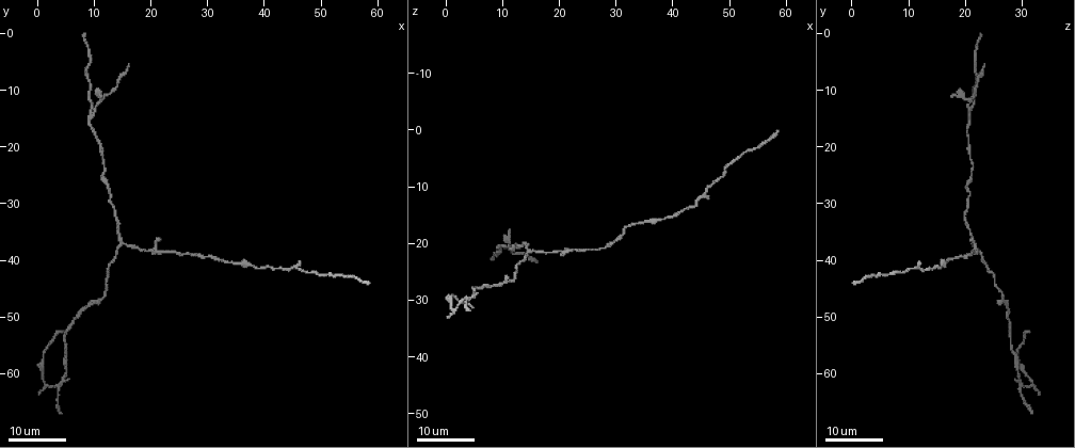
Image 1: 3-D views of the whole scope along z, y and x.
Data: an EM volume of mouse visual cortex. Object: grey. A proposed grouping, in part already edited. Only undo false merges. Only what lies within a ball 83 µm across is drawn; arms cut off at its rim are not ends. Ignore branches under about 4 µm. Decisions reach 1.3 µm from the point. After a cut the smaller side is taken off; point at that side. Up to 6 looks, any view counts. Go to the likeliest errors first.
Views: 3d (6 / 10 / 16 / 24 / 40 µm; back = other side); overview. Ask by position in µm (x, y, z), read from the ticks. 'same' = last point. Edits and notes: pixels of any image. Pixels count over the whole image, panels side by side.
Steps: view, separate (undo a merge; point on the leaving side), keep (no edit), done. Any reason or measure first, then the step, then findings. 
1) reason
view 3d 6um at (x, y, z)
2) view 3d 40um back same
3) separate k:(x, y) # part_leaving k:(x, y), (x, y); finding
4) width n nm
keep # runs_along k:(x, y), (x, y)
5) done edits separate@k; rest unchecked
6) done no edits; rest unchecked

two arms in line, one across
view 3d 16um at (10.0, 14.5, 21.0)

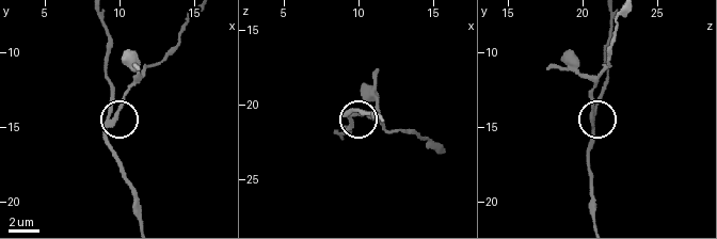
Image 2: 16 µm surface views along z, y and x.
view 3d 6um at (9.8, 14.0, 20.6)

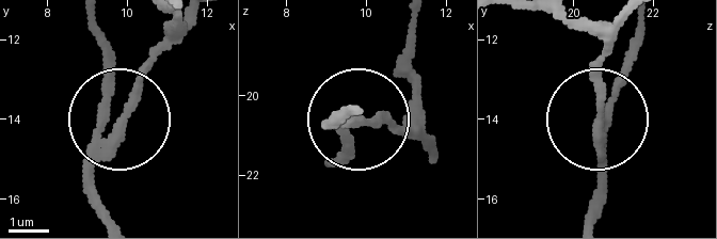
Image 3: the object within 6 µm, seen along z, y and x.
side_arm 12 um
separate 3:(134, 94) # part_leaving 3:(598, 139), (598, 72), (627, 20); a second cell is stuck on

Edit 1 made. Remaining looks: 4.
a fork
view 3d 24um at (15.0, 37.0, 22.0)

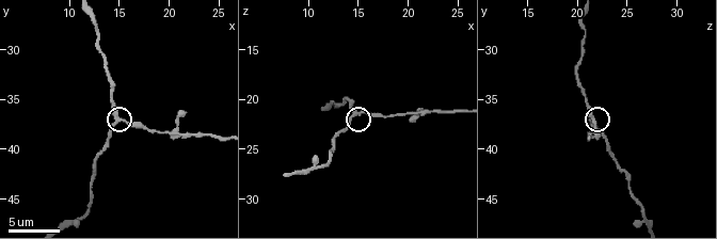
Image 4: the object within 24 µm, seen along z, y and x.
view 3d 10um at (14.8, 37.2, 21.6)

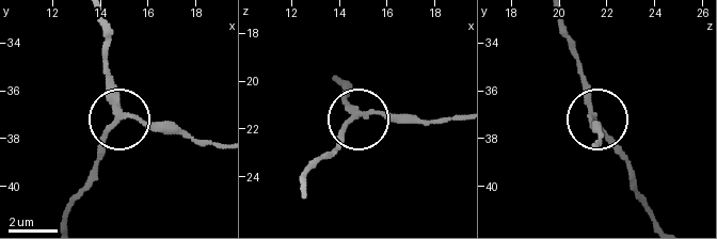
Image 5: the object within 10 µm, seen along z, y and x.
view 3d 6um at (14.6, 37.1, 21.4)

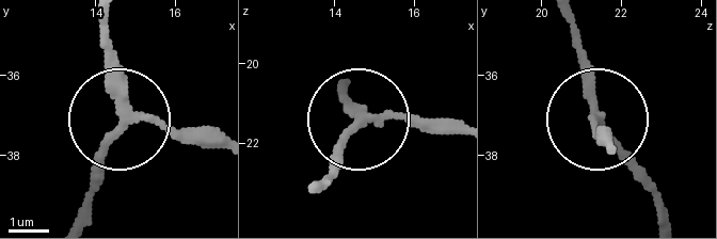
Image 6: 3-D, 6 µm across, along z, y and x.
arms 3
keep # runs_along 6:(606, 150), (575, 21); all the same cell

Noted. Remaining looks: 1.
done edits separate@3; rest unchecked

